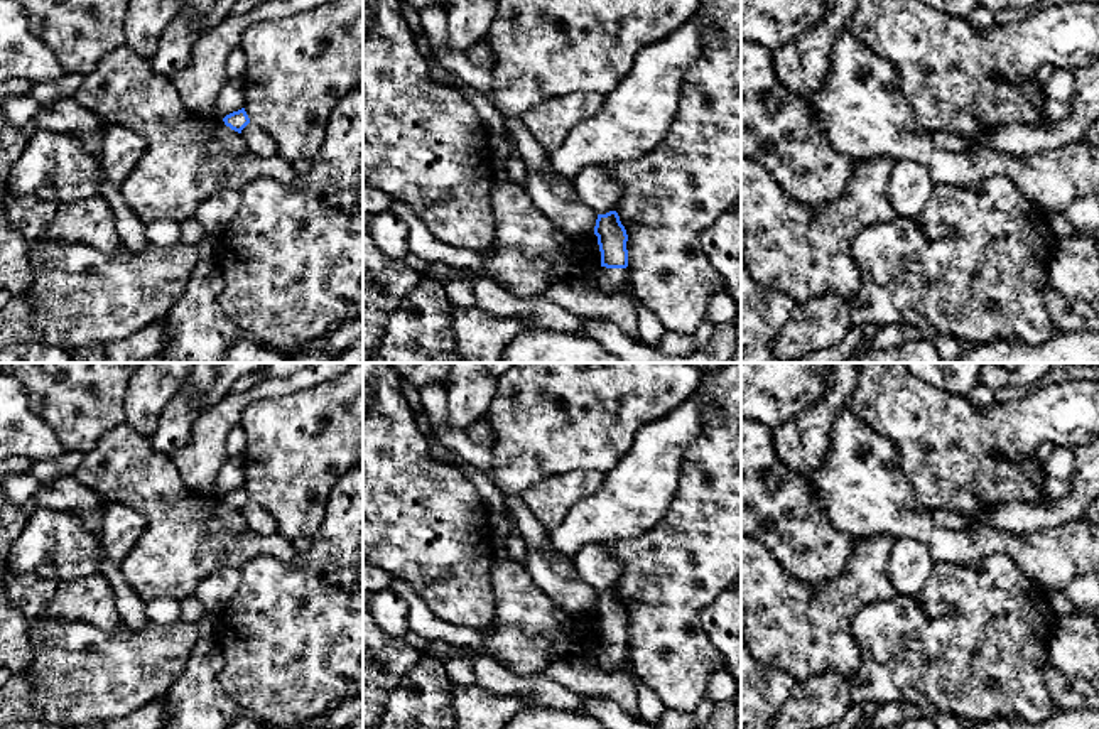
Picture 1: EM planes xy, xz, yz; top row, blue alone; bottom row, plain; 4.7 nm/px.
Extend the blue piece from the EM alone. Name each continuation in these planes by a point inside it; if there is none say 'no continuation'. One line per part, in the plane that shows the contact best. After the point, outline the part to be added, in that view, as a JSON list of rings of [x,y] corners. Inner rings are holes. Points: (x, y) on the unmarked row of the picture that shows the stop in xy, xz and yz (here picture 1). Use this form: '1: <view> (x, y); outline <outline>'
1: xz (596, 566); outline [[[586,545],[572,559],[579,579],[598,592],[616,589],[623,574],[623,564],[606,548],[606,545]]]
2: xz (610, 657); outline [[[601,645],[601,651],[594,662],[599,670],[611,672],[620,667],[628,656],[628,646],[606,646]]]

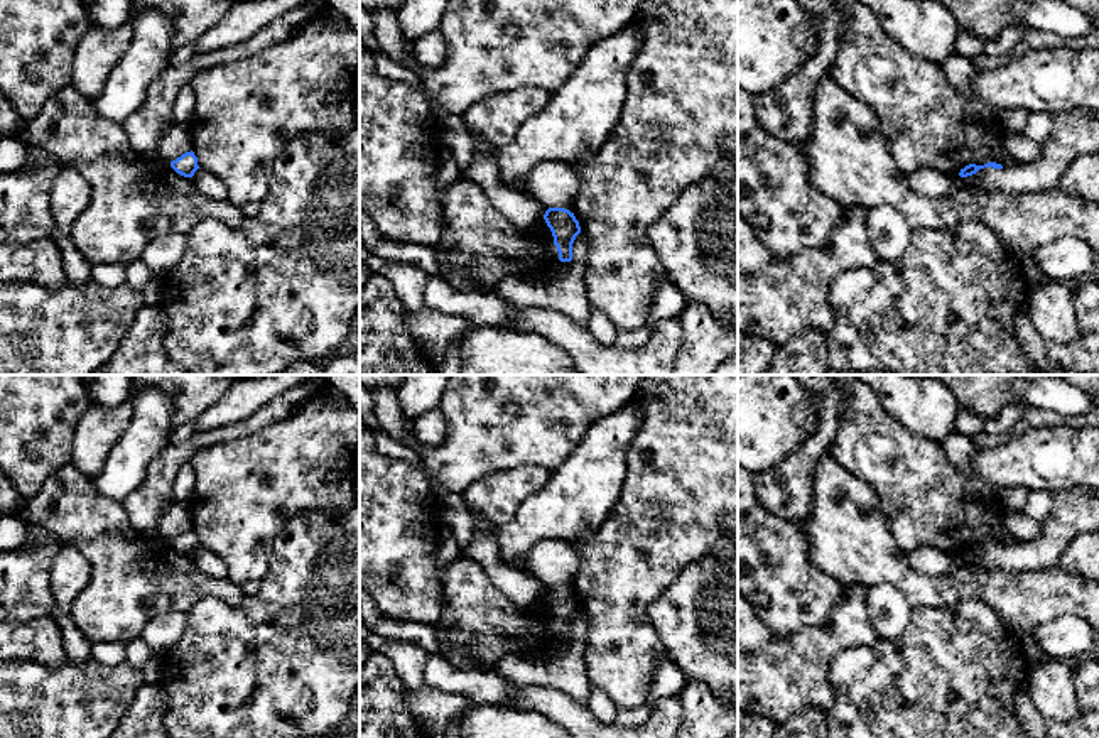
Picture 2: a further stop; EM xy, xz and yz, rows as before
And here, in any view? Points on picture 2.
1: xz (556, 563); outline [[[540,540],[528,554],[528,571],[549,586],[564,586],[572,591],[574,578],[579,572],[581,557],[566,540]]]
2: xz (559, 647); outline [[[557,640],[550,650],[549,657],[564,654],[569,648],[571,640]]]

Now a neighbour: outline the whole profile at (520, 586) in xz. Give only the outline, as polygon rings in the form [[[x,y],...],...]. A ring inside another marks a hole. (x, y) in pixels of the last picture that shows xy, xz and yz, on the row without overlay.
[[[474,532],[473,540],[461,551],[464,557],[483,567],[490,581],[510,601],[528,606],[544,596],[547,586],[530,571],[515,569],[501,562],[495,535]]]

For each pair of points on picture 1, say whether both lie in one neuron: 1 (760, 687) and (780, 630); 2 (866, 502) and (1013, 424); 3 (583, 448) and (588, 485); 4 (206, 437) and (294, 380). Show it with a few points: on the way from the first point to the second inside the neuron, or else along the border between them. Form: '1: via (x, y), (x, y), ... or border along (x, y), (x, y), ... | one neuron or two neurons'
1: border along (758, 658), (787, 670), (801, 684) | two neurons
2: border along (892, 444), (914, 496), (931, 510) | two neurons
3: border along (605, 473), (568, 471), (547, 478) | two neurons
4: via (225, 415), (240, 400), (272, 388) | one neuron

